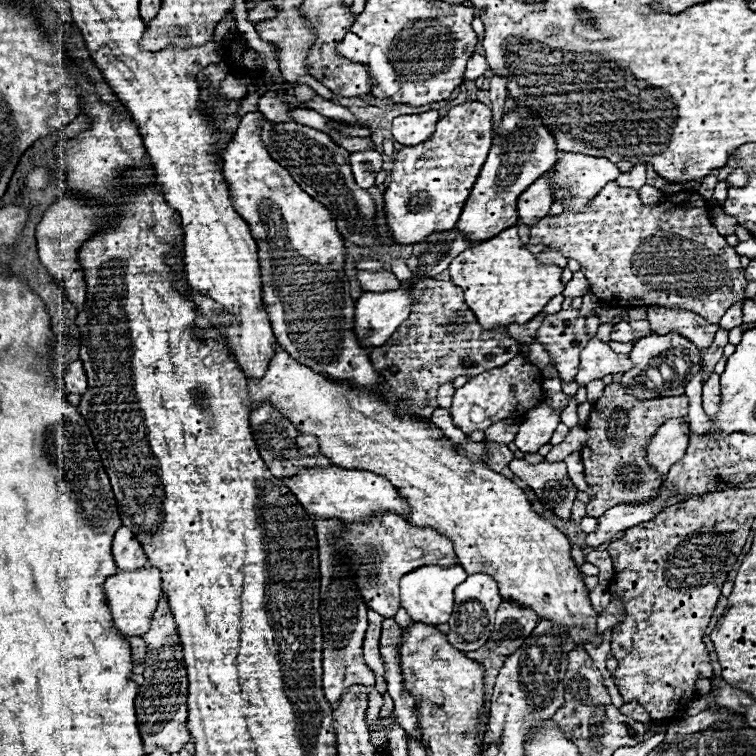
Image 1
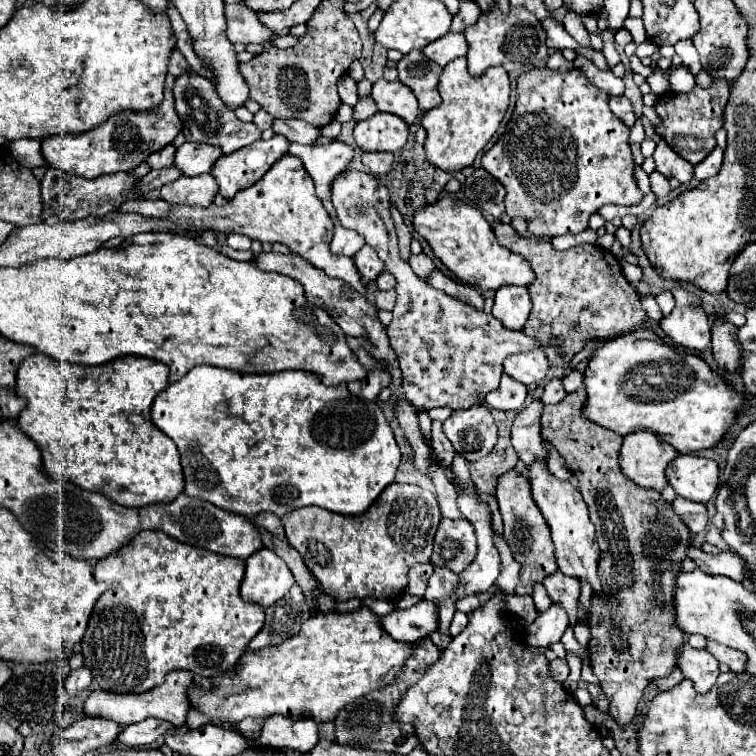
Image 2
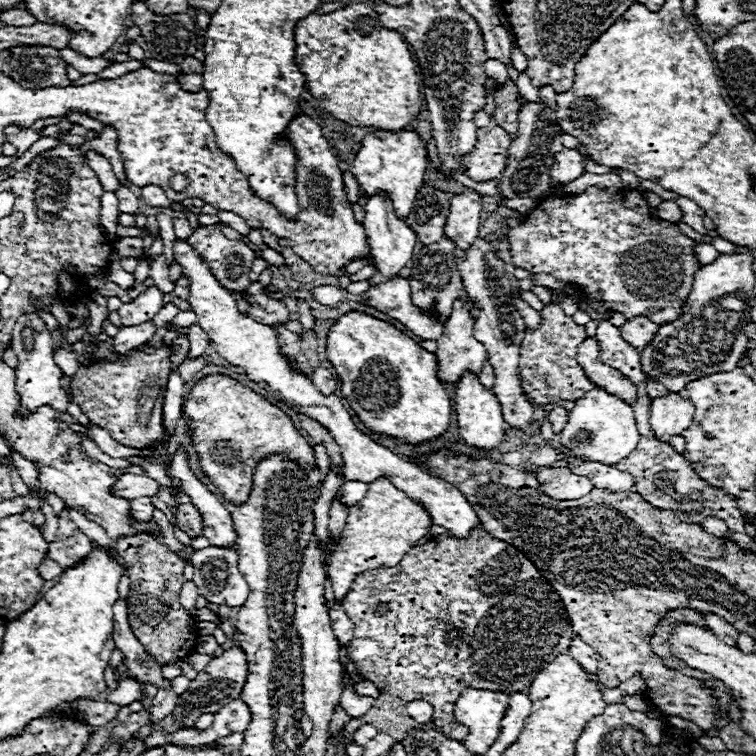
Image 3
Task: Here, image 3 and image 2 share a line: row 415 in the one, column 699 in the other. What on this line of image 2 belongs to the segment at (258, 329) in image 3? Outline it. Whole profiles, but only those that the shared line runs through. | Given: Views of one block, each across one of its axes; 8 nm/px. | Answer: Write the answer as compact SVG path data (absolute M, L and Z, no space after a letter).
M702 306L674 308L670 316L662 318L660 328L680 346L692 350L710 348L710 322Z

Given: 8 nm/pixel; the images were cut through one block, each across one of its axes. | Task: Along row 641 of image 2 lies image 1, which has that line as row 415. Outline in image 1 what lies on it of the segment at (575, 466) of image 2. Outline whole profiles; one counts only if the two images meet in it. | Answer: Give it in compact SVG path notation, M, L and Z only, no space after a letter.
M608 384L602 398L594 404L590 420L586 424L588 440L582 448L582 462L586 482L594 490L594 500L588 502L586 514L600 518L606 510L616 504L626 502L644 502L656 496L656 490L662 486L662 476L648 468L646 464L646 446L656 434L662 422L670 418L682 418L688 414L688 396L666 396L652 400L636 400L626 394L624 386Z

